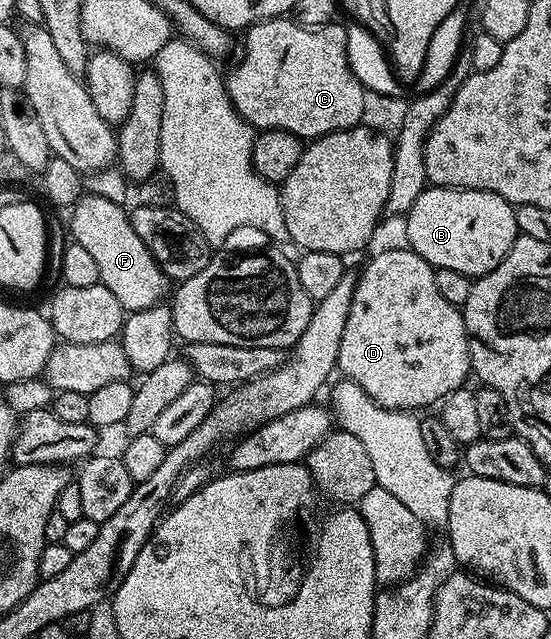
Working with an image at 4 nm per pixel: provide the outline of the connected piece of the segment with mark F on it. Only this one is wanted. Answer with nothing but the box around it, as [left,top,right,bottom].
[71,193,170,313]

